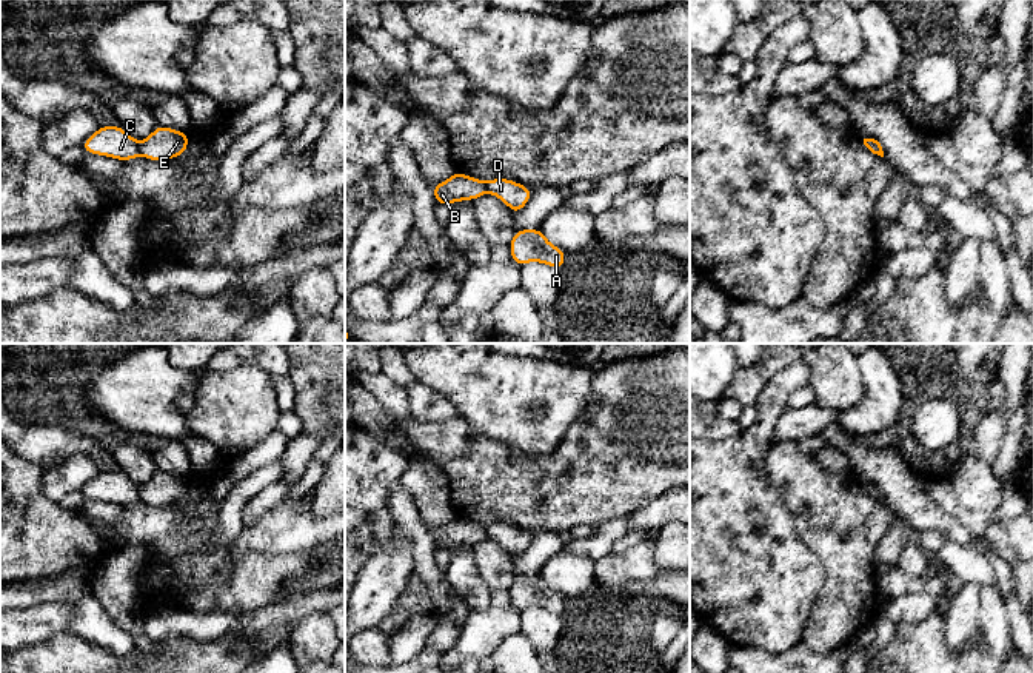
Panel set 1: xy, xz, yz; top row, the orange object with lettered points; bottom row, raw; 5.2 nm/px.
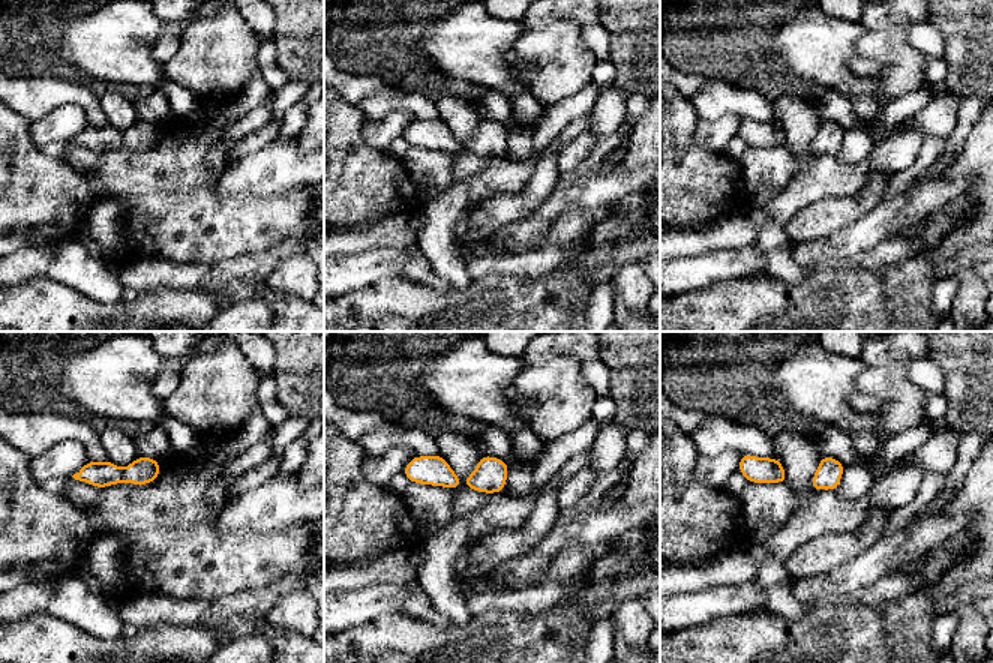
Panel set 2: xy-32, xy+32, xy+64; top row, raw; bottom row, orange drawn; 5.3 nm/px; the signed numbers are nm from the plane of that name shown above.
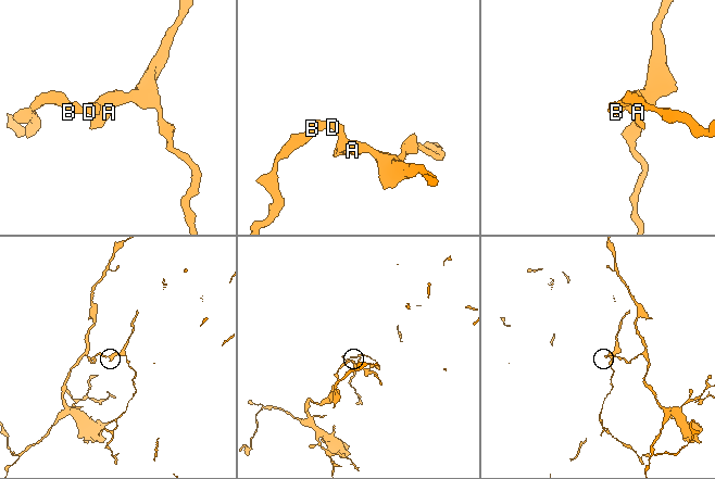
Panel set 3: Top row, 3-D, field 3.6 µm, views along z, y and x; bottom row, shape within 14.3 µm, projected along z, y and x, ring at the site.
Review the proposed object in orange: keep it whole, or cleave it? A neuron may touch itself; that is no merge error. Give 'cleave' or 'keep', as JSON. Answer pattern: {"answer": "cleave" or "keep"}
{"answer": "cleave"}

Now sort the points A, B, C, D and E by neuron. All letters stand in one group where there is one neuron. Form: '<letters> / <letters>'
A D E / B C

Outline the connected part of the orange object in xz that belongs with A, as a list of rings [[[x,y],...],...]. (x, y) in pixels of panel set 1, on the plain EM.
[[[539,573],[517,574],[508,588],[511,605],[519,611],[528,607],[540,607],[551,613],[562,614],[567,598],[548,587]]]

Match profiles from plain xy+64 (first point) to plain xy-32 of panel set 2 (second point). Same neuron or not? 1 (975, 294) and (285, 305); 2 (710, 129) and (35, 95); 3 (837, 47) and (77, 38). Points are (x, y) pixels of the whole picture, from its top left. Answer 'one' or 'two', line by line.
1: two
2: two
3: one

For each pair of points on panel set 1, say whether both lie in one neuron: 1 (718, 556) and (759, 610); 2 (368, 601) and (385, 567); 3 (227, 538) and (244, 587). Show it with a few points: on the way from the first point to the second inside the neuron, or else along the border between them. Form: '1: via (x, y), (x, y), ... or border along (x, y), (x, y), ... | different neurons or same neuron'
1: via (732, 570), (747, 585), (747, 599) | same neuron
2: via (376, 593), (385, 575) | same neuron
3: border along (217, 513), (214, 542), (230, 549) | different neurons

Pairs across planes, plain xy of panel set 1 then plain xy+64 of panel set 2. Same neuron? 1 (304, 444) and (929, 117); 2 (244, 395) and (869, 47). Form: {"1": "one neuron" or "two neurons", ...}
{"1": "one neuron", "2": "one neuron"}

